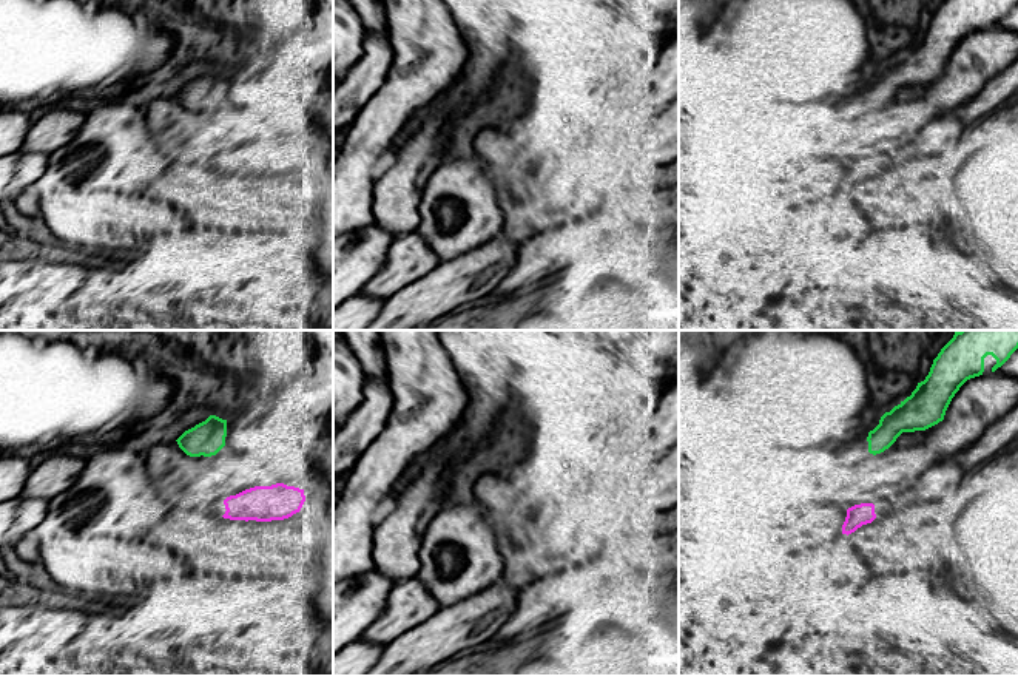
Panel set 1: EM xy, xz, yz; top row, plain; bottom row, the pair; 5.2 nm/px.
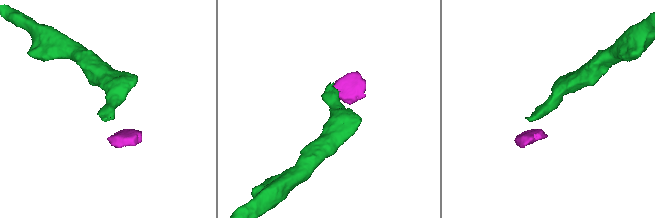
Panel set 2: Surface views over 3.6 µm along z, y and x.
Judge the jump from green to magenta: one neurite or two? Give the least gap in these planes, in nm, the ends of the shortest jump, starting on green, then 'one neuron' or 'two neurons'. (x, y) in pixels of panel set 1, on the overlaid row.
gap 240 nm; span xy (215, 454), (230, 496); two neurons

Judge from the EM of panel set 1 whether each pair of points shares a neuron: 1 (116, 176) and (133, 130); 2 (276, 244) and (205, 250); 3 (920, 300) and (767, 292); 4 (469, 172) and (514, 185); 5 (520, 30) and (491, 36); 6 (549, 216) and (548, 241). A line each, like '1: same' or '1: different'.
1: same
2: same
3: same
4: different
5: different
6: different

